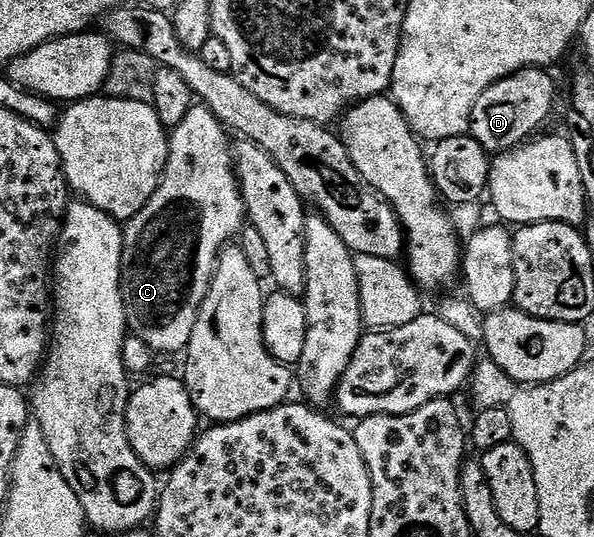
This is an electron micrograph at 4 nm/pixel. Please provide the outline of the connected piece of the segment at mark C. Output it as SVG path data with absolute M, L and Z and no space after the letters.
M195 104L188 116L169 131L170 155L160 184L135 218L125 223L122 236L122 303L126 309L129 333L140 339L151 351L174 354L185 351L196 316L214 275L218 255L226 249L230 238L239 233L246 218L246 206L238 190L234 174L232 142L218 117L206 106Z

